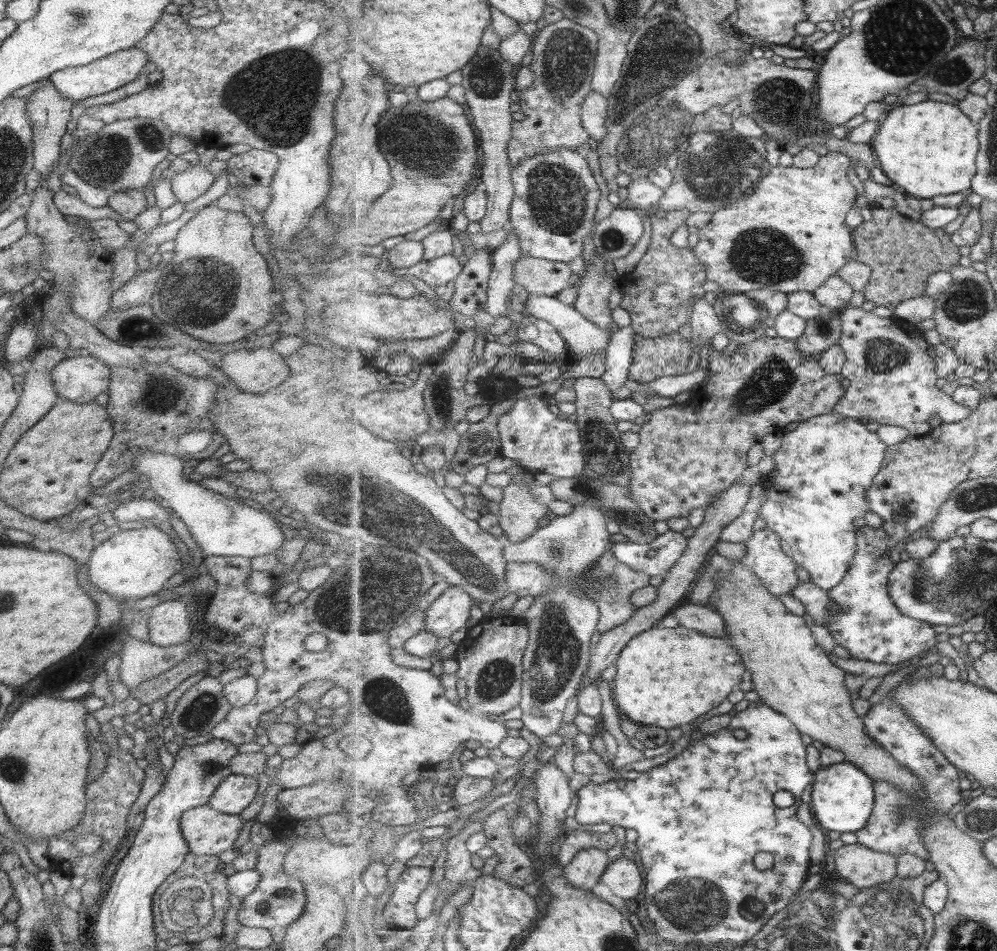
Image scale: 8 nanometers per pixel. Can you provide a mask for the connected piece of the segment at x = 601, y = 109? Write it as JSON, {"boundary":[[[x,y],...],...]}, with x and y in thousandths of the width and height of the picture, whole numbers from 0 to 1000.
{"boundary":[[[594,95],[593,99],[590,100],[588,109],[586,109],[586,132],[602,151],[610,141],[610,118],[611,102],[602,99],[600,95]]]}

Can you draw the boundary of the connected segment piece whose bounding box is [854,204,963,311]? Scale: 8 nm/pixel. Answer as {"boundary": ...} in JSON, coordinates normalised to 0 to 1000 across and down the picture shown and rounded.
{"boundary":[[[879,215],[877,230],[867,233],[857,241],[862,275],[876,283],[874,299],[869,304],[869,315],[880,322],[888,322],[898,327],[909,315],[928,311],[936,289],[943,285],[955,286],[963,279],[966,266],[958,257],[956,248],[947,240],[932,240],[929,236],[917,236],[915,227],[891,221]]]}

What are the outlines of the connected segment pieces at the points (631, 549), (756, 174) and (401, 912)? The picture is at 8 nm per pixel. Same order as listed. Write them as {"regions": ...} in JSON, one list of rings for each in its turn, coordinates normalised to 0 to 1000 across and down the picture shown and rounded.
{"regions":[[[[671,556],[658,569],[650,572],[618,571],[618,586],[638,600],[652,606],[667,606],[678,595],[691,574],[691,566],[684,559]]],[[[734,136],[724,139],[700,139],[691,146],[688,157],[691,166],[685,166],[679,180],[676,180],[677,190],[663,210],[664,222],[697,222],[717,225],[735,213],[754,208],[756,202],[762,200],[764,189],[772,183],[774,174],[770,174],[768,154],[761,145],[740,143],[740,138]]],[[[425,911],[408,913],[391,937],[390,950],[387,953],[387,965],[391,975],[399,974],[403,978],[411,978],[419,973],[421,963],[417,951],[423,940],[431,932],[435,923],[434,914]]]]}

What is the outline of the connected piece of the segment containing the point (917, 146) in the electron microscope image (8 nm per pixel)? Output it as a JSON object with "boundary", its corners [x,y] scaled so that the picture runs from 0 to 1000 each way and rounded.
{"boundary":[[[930,104],[899,114],[886,125],[875,152],[896,193],[922,209],[971,203],[982,180],[983,132],[961,109]]]}

